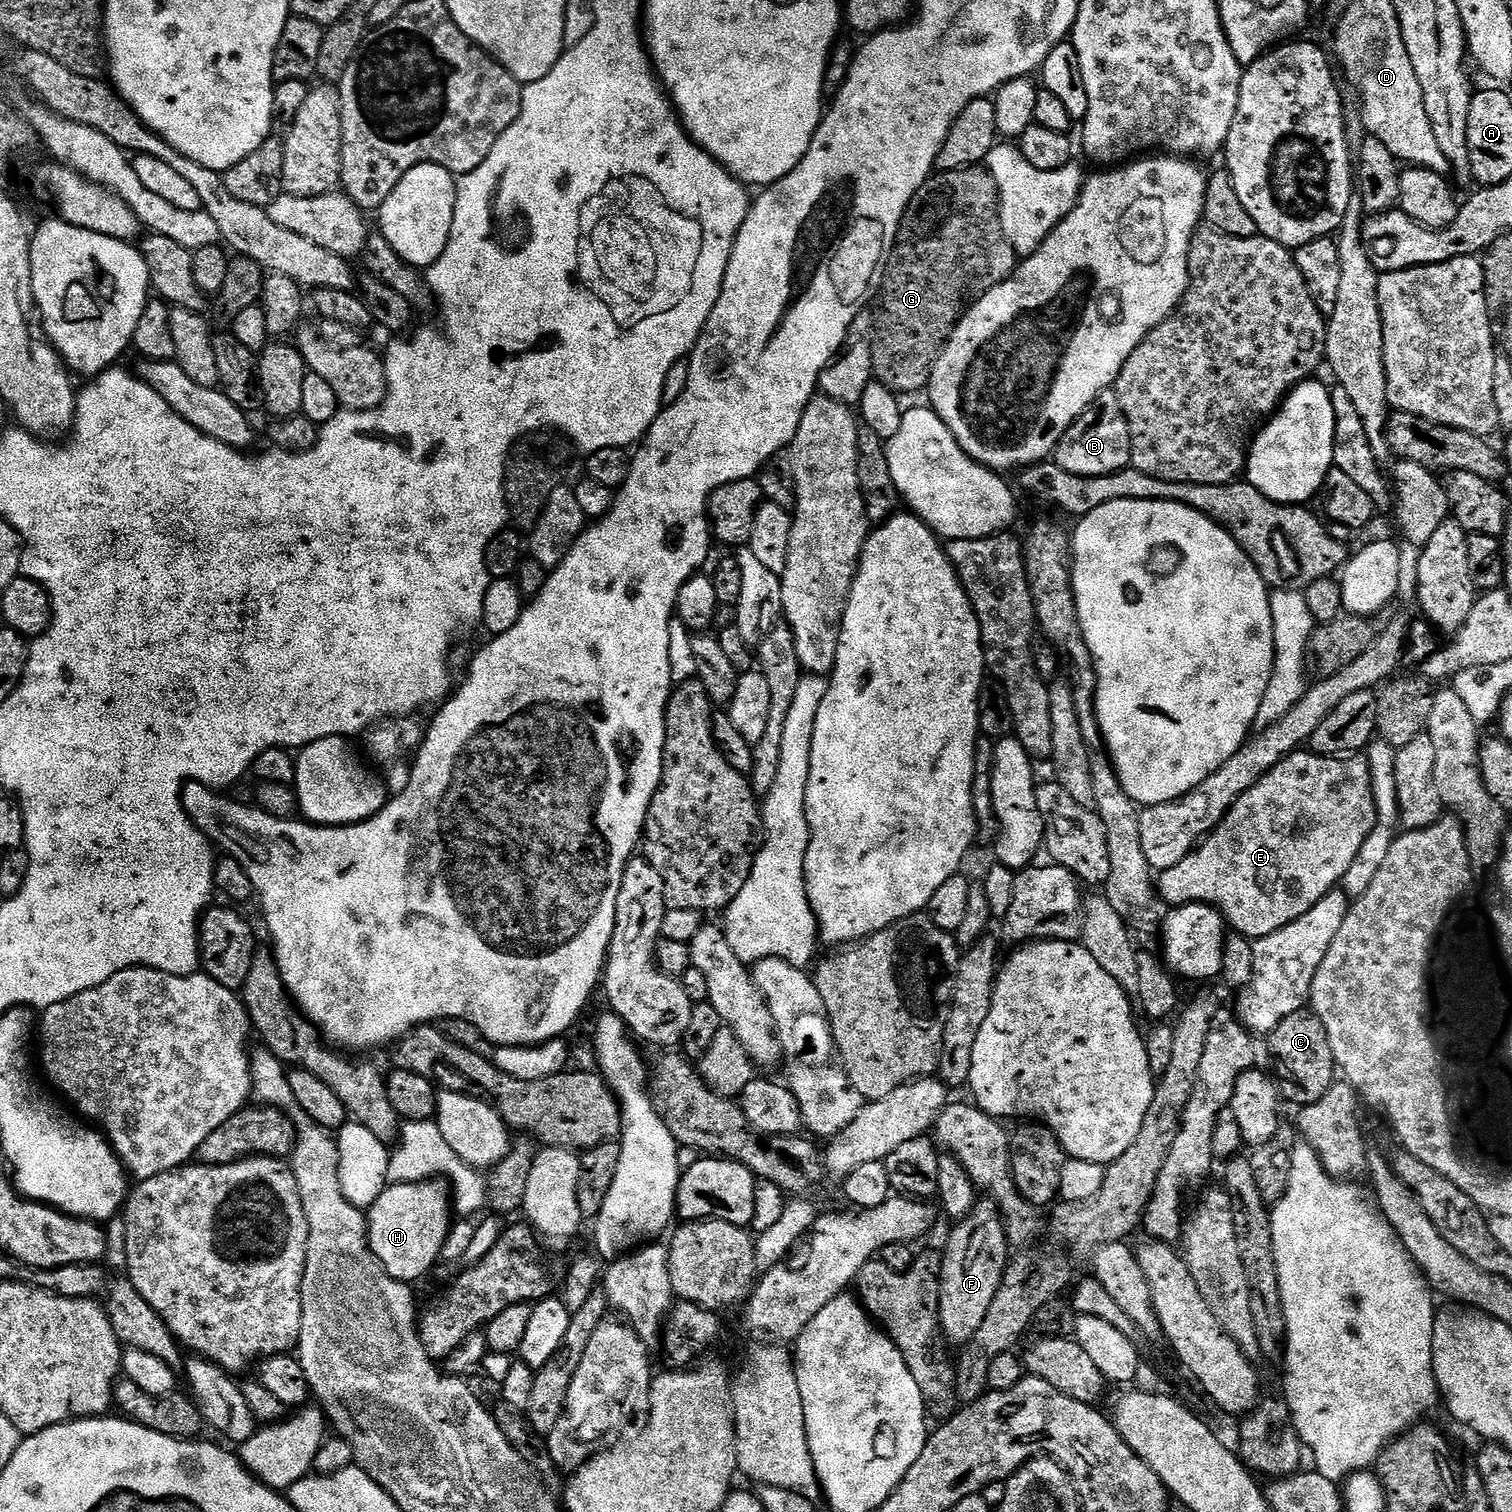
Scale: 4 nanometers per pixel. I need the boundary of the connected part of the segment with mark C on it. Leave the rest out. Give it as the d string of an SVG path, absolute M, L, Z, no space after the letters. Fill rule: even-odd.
M1301 1010L1278 1022L1276 1029L1270 1033L1270 1045L1273 1057L1277 1061L1280 1059L1285 1070L1300 1083L1300 1089L1294 1092L1295 1098L1317 1100L1331 1090L1338 1076L1338 1065L1328 1041L1328 1031L1315 1012Z

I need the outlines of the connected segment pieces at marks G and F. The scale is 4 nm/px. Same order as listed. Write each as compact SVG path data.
M987 167L960 168L929 176L904 211L896 242L883 267L884 283L874 308L873 377L897 394L903 394L908 388L908 380L912 380L913 390L923 393L932 377L936 359L951 338L957 322L991 288L1008 279L1017 267L1016 251L1002 230L1000 195Z
M988 1198L977 1199L968 1216L957 1219L952 1226L940 1262L940 1330L949 1345L964 1346L978 1334L978 1326L982 1326L982 1318L986 1318L998 1286L1004 1283L1010 1245L1004 1217Z

